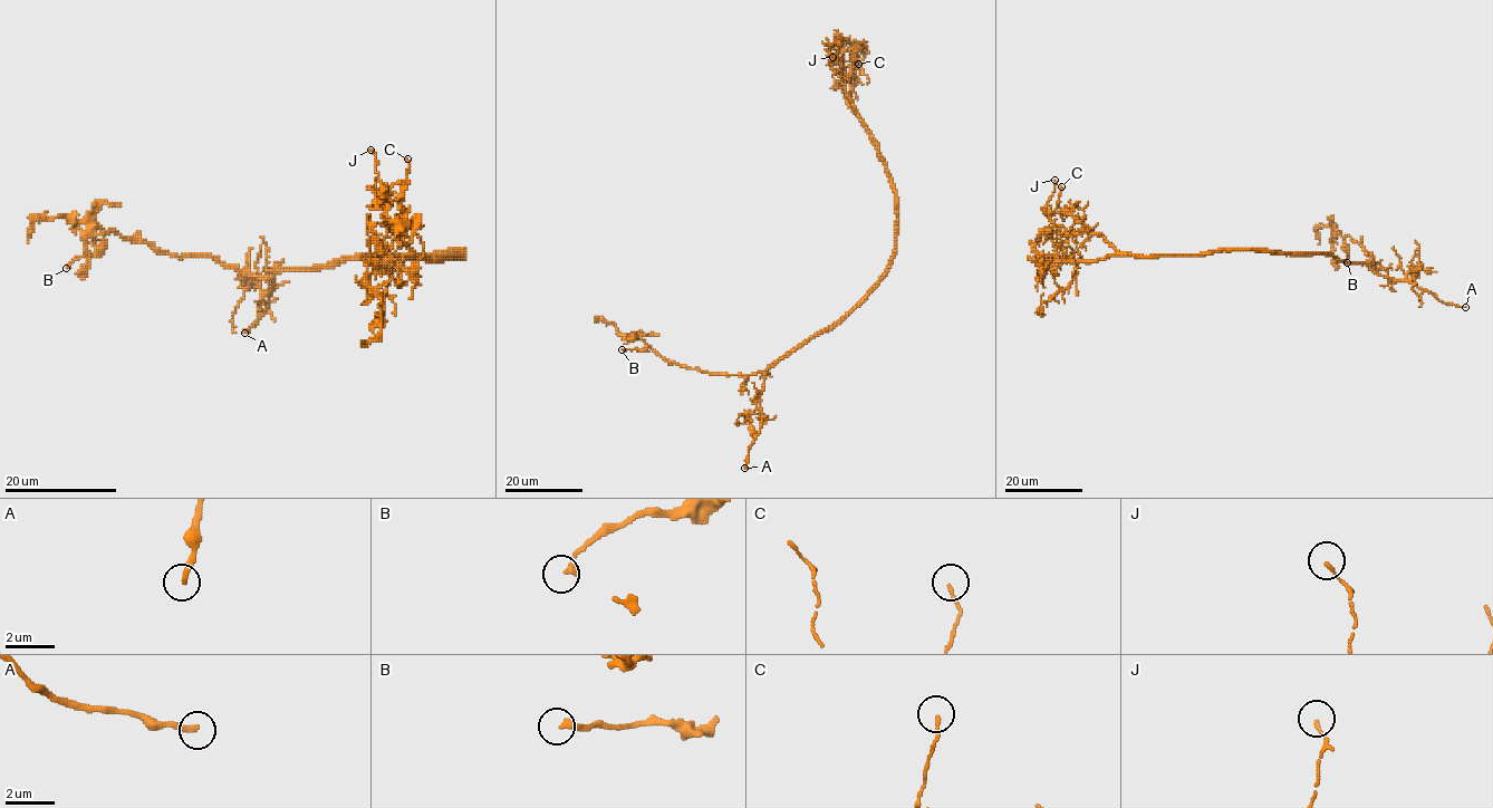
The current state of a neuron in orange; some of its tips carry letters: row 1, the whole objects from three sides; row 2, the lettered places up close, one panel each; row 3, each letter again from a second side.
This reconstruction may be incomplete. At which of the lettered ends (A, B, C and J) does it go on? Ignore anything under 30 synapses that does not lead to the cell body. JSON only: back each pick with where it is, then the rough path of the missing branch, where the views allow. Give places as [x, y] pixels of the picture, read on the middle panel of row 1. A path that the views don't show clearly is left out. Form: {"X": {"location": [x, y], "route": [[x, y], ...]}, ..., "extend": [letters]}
{"A": {"location": [744, 468], "route": [[744, 468], [749, 472], [767, 471], [771, 481], [737, 445], [721, 416], [739, 426], [741, 434]]}, "extend": ["A"]}

